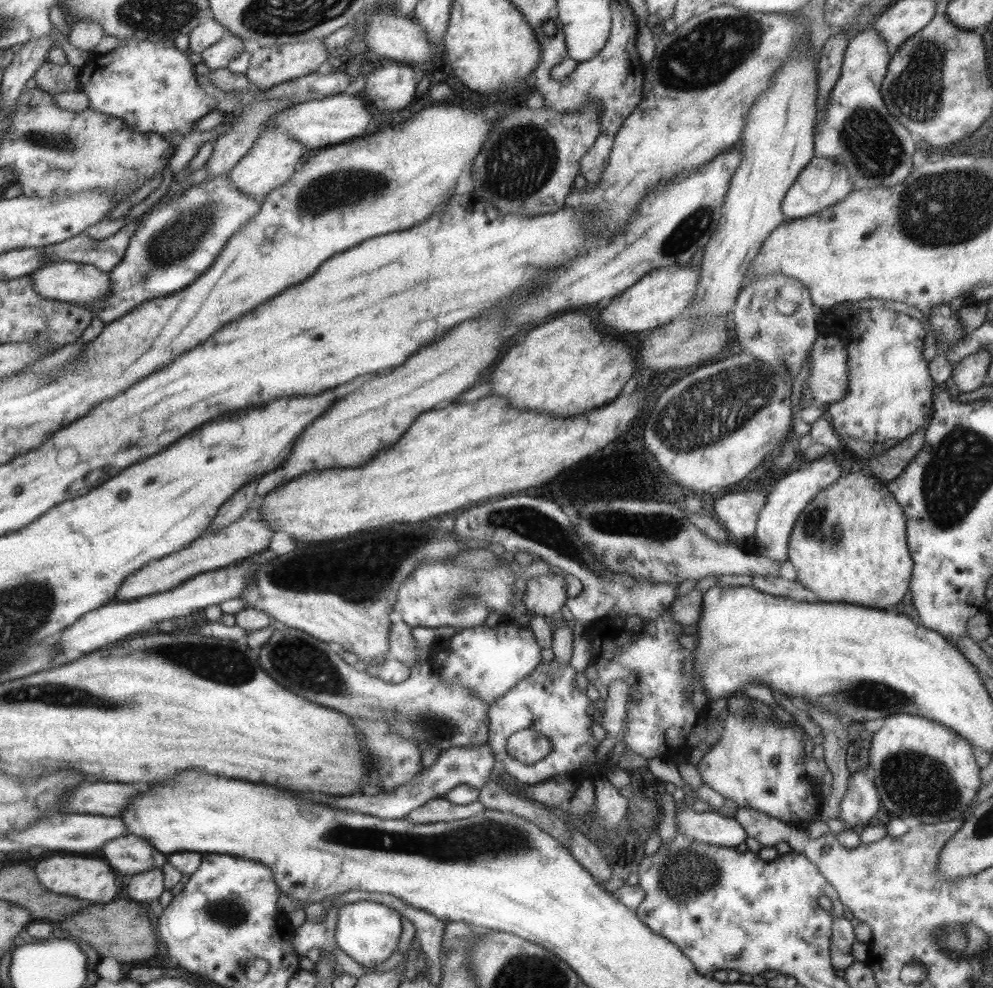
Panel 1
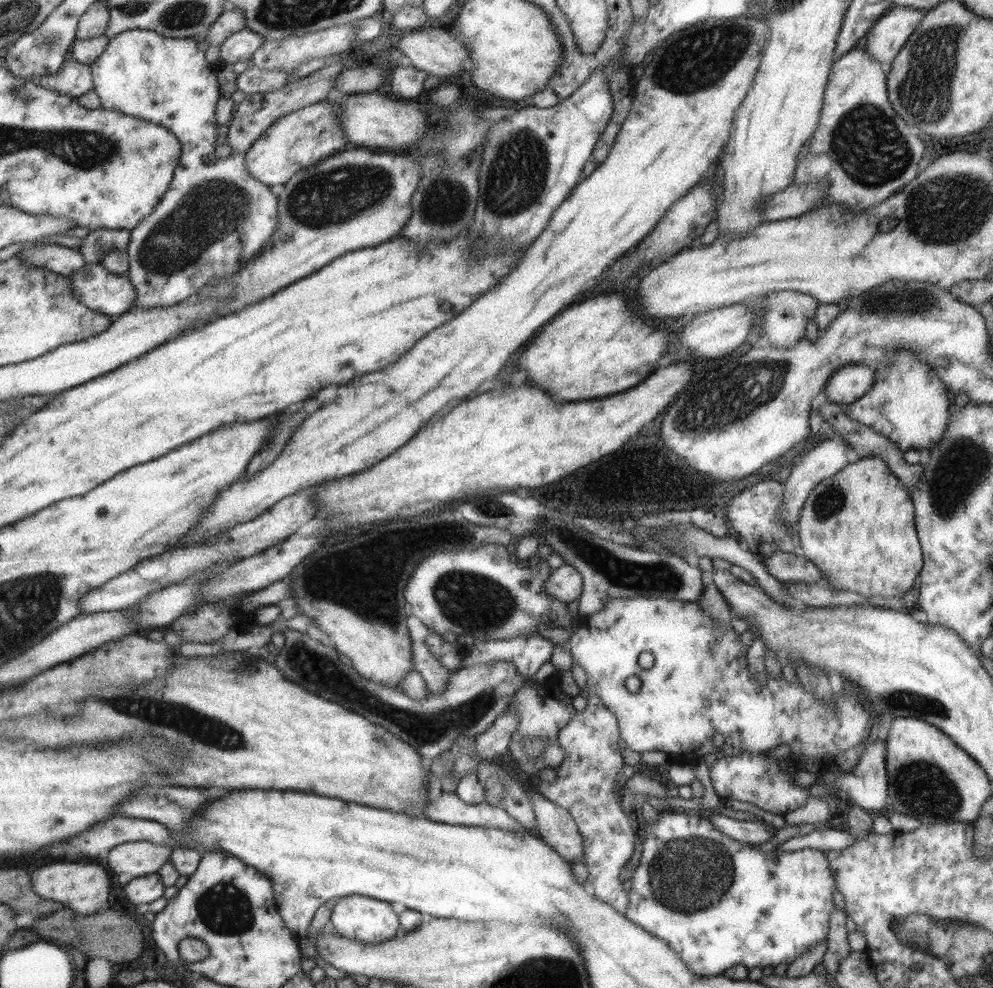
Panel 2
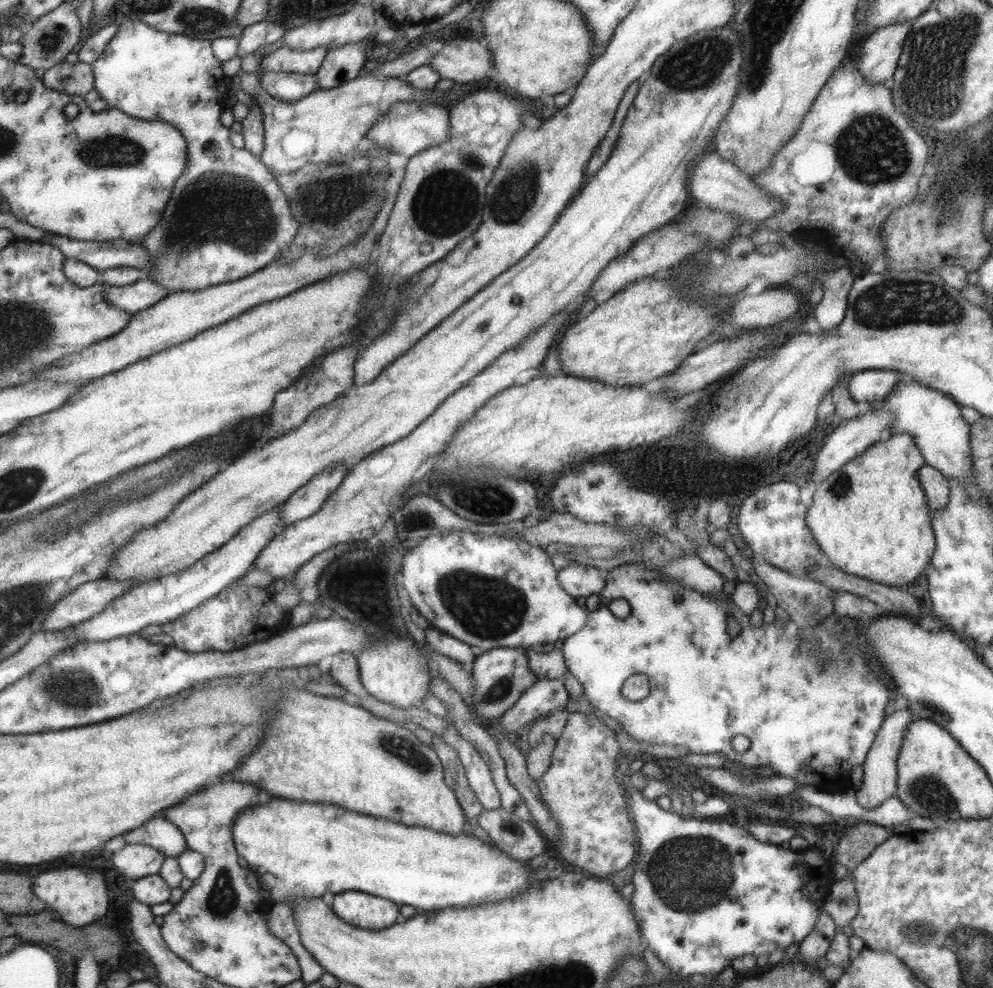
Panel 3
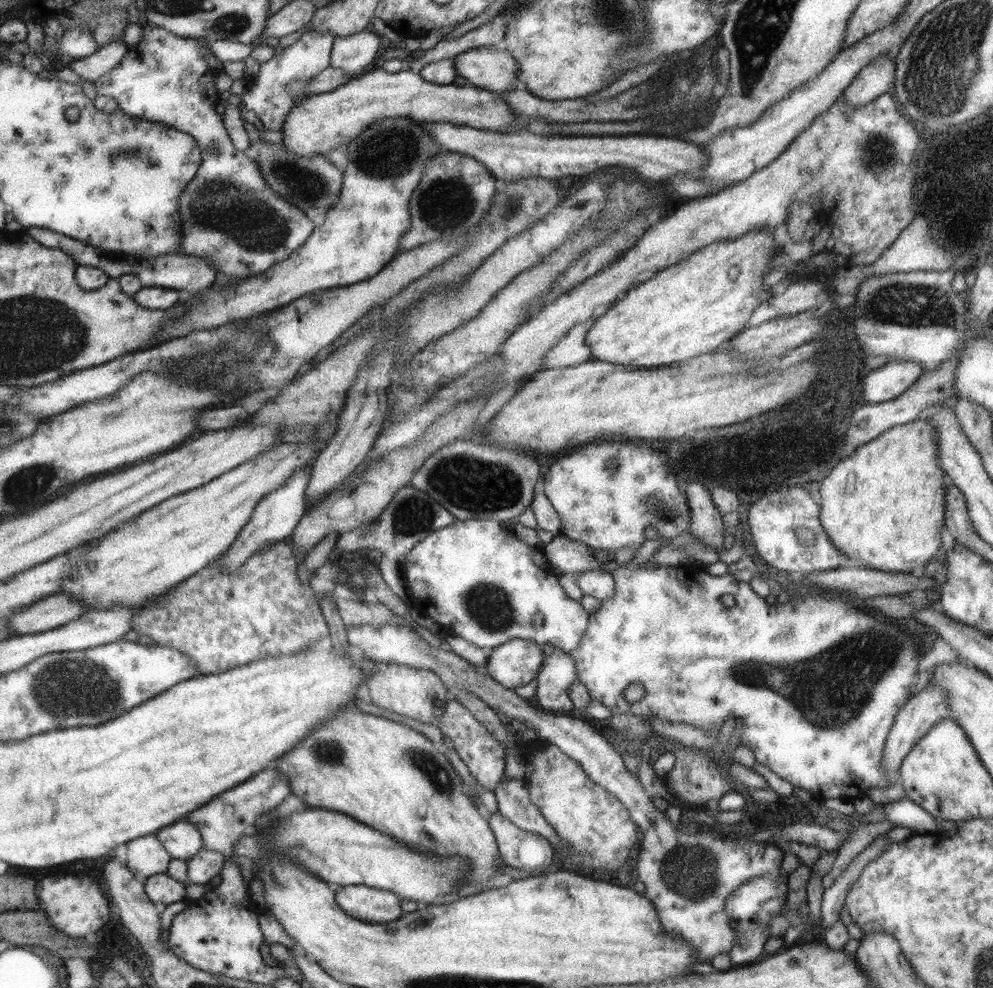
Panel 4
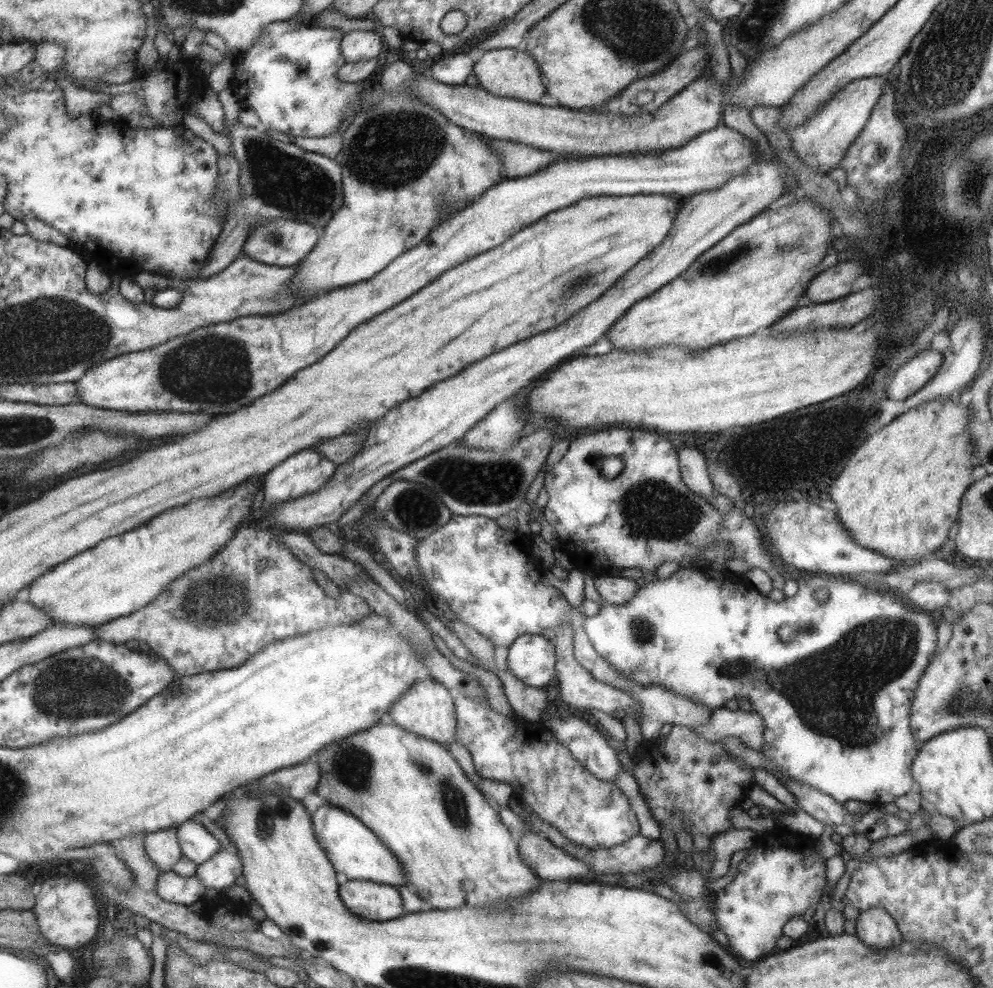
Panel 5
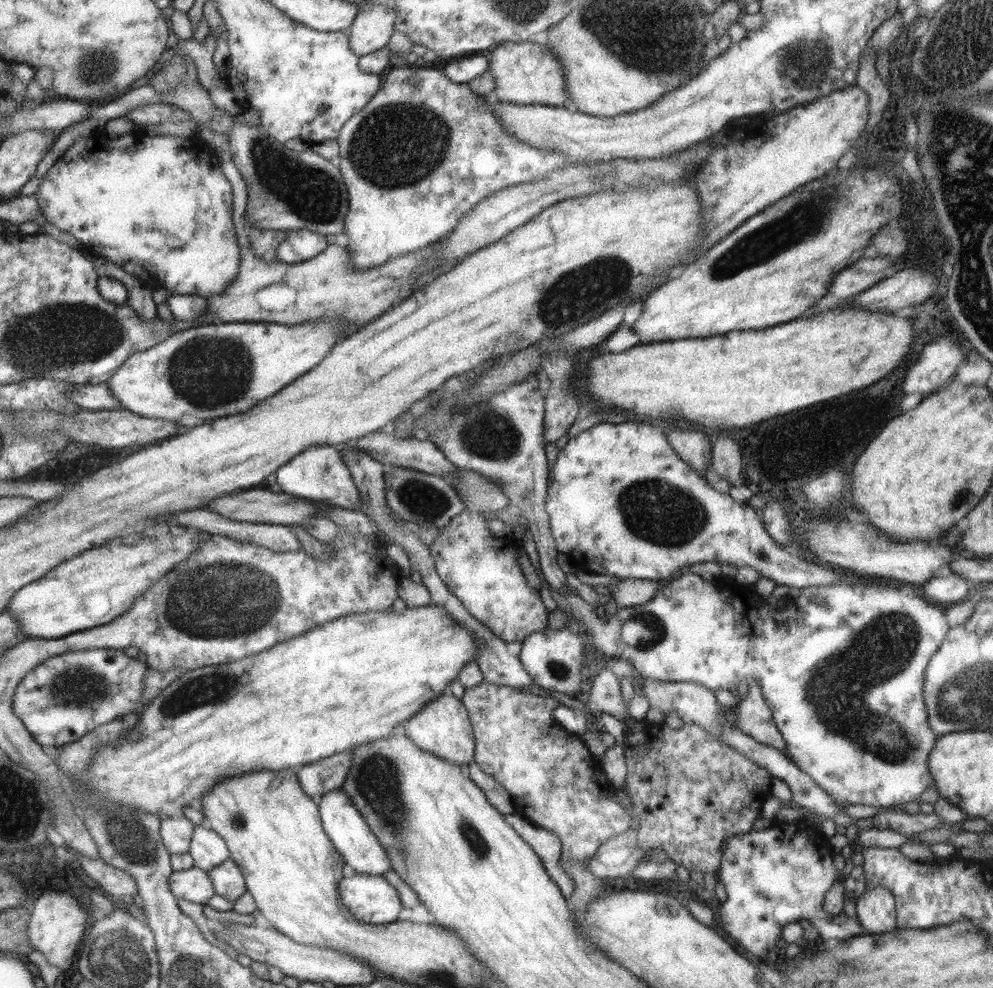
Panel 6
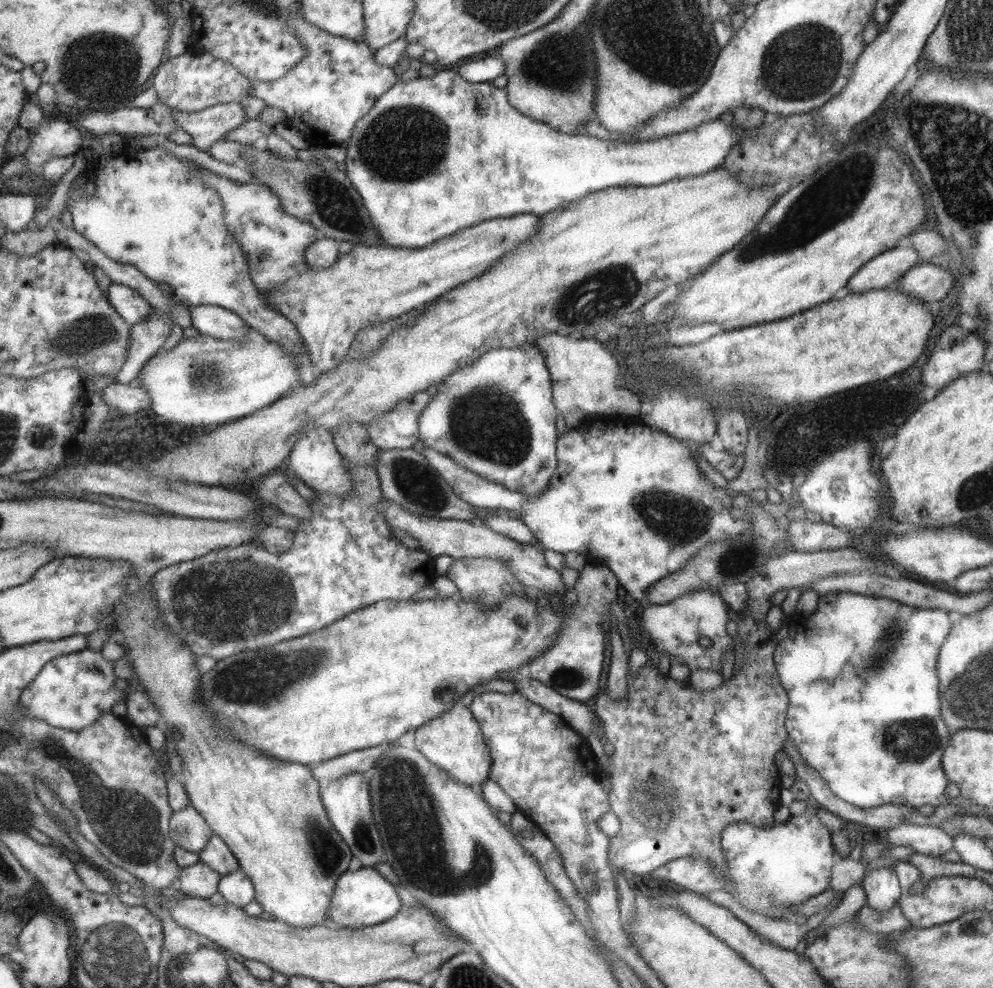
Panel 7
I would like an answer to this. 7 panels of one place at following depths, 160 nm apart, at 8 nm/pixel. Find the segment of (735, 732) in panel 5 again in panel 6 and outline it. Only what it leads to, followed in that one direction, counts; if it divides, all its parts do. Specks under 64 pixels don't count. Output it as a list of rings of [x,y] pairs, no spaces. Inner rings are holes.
[[[757,679],[751,681],[746,696],[736,706],[736,726],[760,744],[785,752],[785,743],[772,719],[770,708],[761,696]]]

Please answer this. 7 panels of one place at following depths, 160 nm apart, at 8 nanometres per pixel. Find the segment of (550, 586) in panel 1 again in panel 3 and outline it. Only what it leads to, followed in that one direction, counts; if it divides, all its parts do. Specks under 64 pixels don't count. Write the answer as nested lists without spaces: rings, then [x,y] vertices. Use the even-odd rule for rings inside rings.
[[[578,563],[564,566],[556,571],[559,586],[573,599],[586,598],[593,593],[599,594],[604,587],[604,580],[599,576],[600,573],[595,567]]]

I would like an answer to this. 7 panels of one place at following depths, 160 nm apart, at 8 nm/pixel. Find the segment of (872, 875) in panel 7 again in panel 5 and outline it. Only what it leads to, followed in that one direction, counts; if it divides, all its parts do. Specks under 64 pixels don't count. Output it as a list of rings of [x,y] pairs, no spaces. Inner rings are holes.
[[[882,908],[859,912],[855,930],[856,937],[869,948],[893,948],[902,941],[895,921]]]

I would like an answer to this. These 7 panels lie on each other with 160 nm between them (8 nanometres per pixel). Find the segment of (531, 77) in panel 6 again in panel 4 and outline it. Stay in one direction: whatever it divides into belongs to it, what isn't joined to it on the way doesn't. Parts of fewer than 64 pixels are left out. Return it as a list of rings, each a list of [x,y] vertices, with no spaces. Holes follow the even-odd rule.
[[[494,45],[464,50],[454,56],[453,66],[454,72],[465,78],[468,84],[493,93],[501,94],[504,90],[519,86],[515,80],[518,68],[514,58],[505,49],[496,49]]]

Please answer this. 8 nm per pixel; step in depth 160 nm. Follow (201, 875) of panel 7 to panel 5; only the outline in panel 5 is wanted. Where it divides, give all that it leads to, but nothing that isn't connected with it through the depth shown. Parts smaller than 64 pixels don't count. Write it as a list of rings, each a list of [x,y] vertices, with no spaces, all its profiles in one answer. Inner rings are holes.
[[[169,870],[160,873],[154,891],[165,902],[189,905],[202,902],[205,886],[195,876],[181,877]]]

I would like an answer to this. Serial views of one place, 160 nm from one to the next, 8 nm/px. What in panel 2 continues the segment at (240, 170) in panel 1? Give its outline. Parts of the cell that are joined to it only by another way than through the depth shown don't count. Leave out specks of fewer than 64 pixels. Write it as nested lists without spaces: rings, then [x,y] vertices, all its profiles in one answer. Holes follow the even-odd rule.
[[[333,94],[315,104],[294,110],[269,124],[267,130],[253,142],[245,153],[245,169],[255,181],[272,187],[285,184],[298,170],[305,169],[317,162],[345,150],[351,146],[345,139],[339,119],[334,111],[336,102],[348,95]]]

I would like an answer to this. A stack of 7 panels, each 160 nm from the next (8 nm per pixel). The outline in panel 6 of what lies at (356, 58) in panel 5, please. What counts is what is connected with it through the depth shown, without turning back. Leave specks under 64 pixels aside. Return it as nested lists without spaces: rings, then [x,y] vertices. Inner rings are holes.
[[[366,1],[361,3],[347,28],[348,45],[351,52],[360,57],[385,47],[394,30],[393,23],[392,8]]]

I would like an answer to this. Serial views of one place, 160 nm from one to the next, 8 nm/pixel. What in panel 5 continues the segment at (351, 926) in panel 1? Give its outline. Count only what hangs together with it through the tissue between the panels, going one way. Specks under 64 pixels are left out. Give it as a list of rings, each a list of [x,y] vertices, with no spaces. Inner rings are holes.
[[[347,880],[338,886],[338,895],[351,914],[364,919],[387,921],[405,912],[399,891],[393,886]]]

